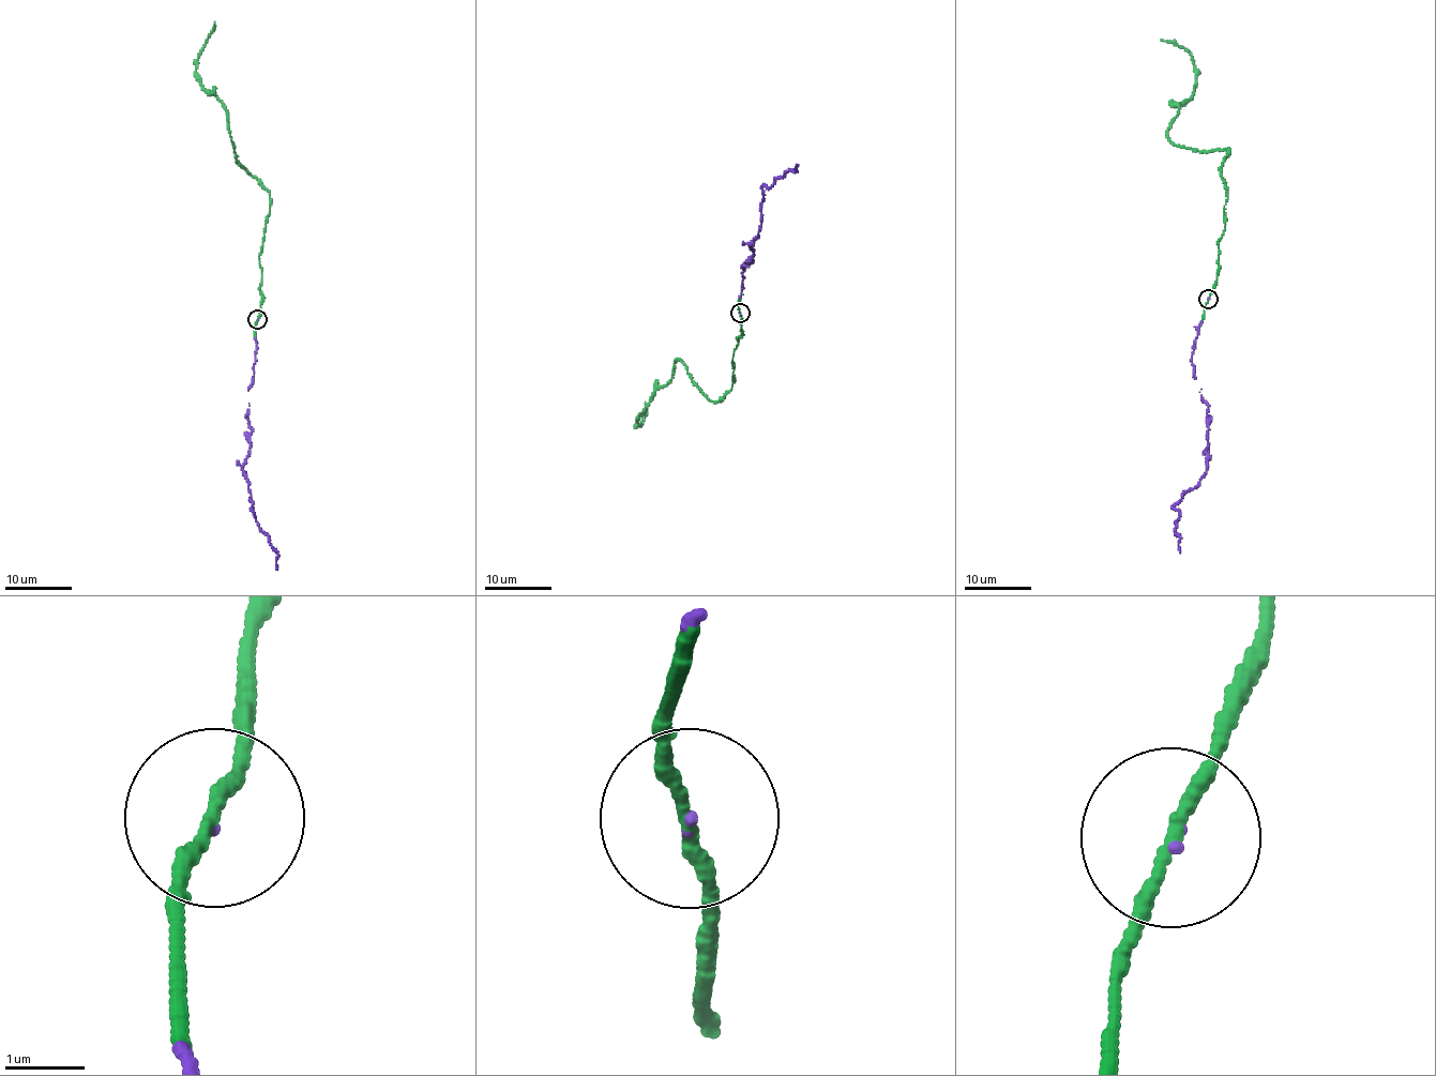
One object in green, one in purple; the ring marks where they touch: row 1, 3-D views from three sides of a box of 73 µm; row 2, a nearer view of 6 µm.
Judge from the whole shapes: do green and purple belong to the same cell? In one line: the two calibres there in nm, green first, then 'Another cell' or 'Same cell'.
Thickness 150 nm (green) against 40 nm. Same cell

